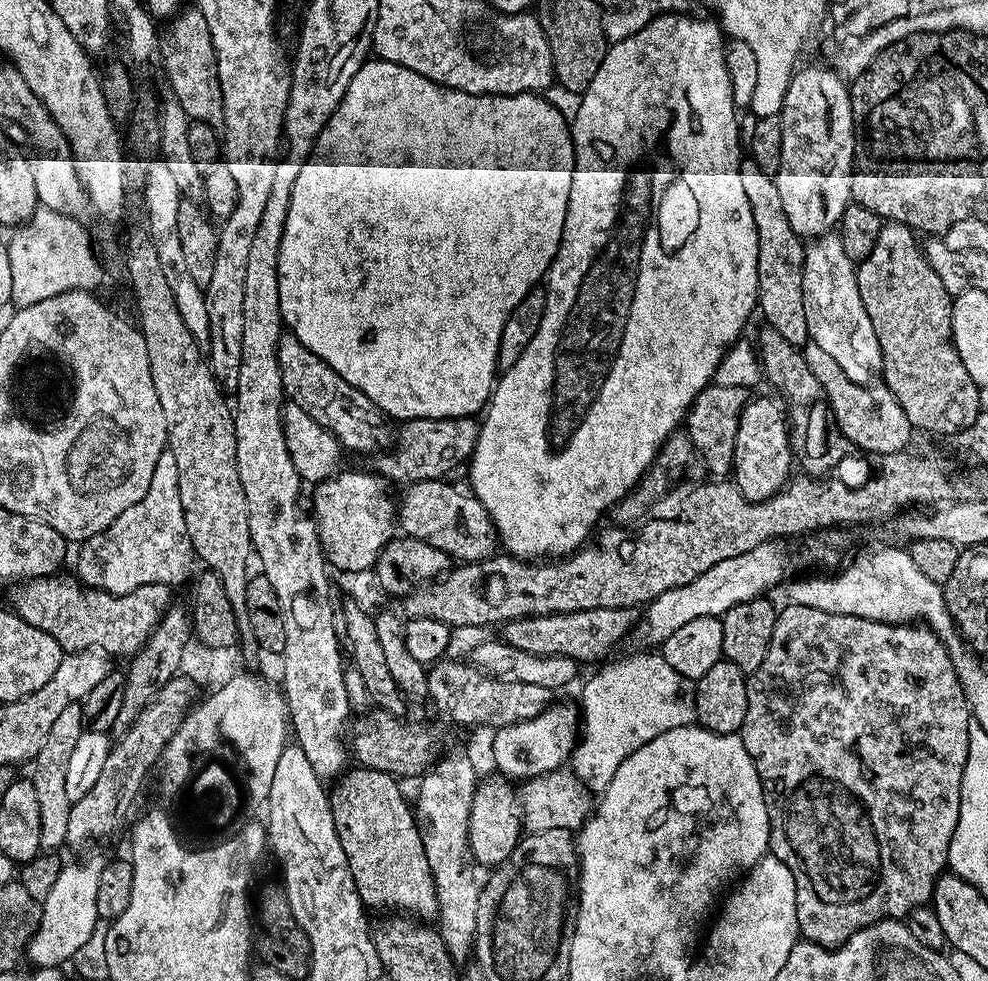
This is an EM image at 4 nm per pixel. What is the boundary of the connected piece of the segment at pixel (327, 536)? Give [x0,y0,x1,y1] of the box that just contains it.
[312,471,398,572]

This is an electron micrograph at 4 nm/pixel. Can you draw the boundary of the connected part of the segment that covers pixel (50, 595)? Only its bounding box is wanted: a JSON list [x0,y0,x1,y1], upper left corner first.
[11,575,173,658]

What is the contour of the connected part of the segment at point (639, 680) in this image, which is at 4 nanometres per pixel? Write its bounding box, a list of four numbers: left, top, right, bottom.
[570,655,696,793]

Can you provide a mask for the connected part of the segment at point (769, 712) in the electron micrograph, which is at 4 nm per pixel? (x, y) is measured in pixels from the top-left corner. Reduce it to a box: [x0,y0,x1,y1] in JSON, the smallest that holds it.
[738,602,970,948]

